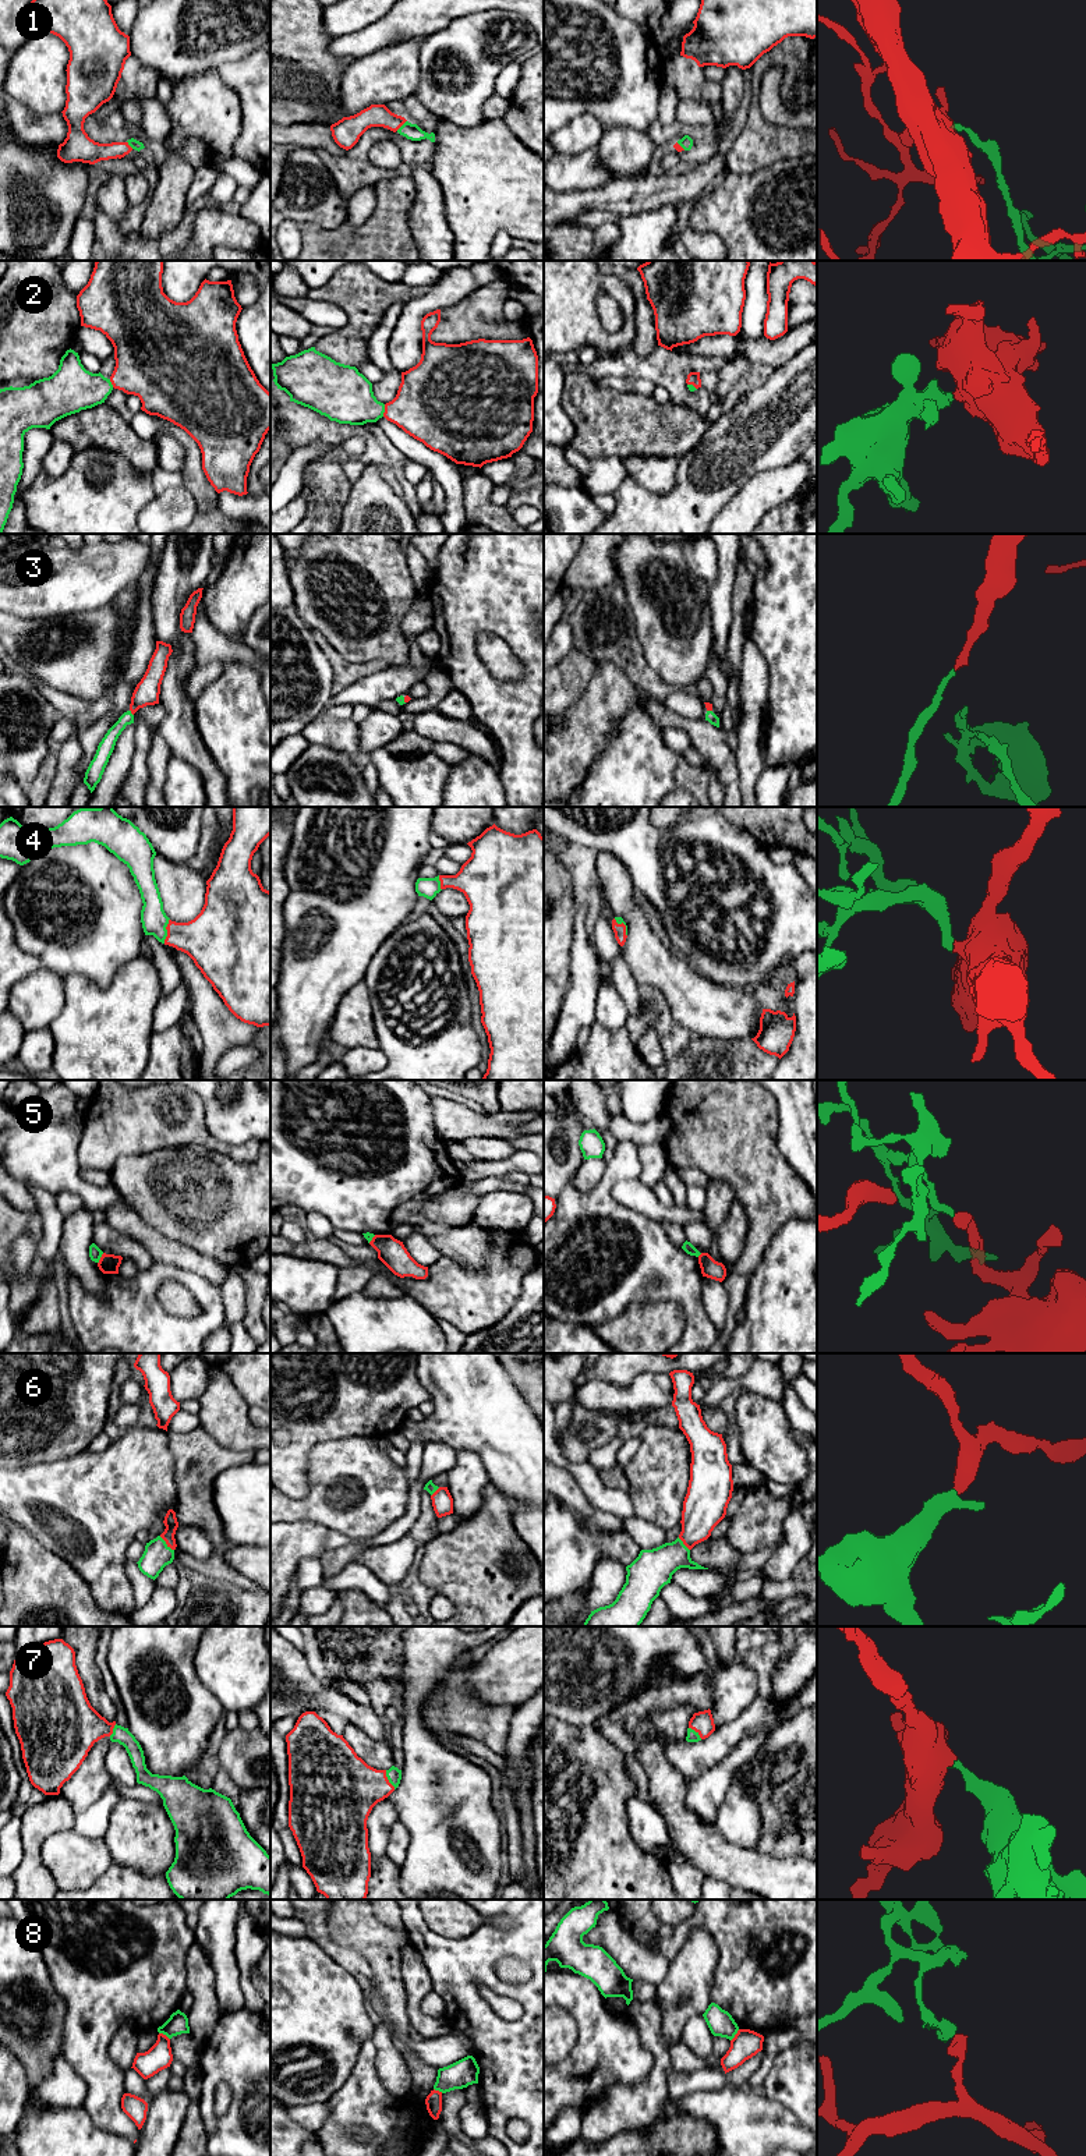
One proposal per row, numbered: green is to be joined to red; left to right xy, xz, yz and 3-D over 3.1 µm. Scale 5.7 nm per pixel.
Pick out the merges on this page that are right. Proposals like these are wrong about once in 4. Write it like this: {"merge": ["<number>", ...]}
{"merge": ["1", "2", "3", "4", "6", "7"]}

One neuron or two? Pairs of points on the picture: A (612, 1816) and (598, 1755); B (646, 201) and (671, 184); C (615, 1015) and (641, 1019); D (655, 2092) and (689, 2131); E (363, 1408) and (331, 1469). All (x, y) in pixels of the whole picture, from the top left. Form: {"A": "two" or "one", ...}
{"A": "one", "B": "one", "C": "two", "D": "two", "E": "two"}

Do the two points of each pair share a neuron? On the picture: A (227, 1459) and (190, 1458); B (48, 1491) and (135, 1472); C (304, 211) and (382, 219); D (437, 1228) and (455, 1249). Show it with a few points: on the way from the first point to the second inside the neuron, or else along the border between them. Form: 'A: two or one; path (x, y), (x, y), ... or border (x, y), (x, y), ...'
A: one; path (218, 1459), (200, 1459)
B: one; path (70, 1491), (113, 1490)
C: two; border (345, 220), (331, 229), (321, 229), (312, 225)
D: two; border (453, 1227), (428, 1238)

